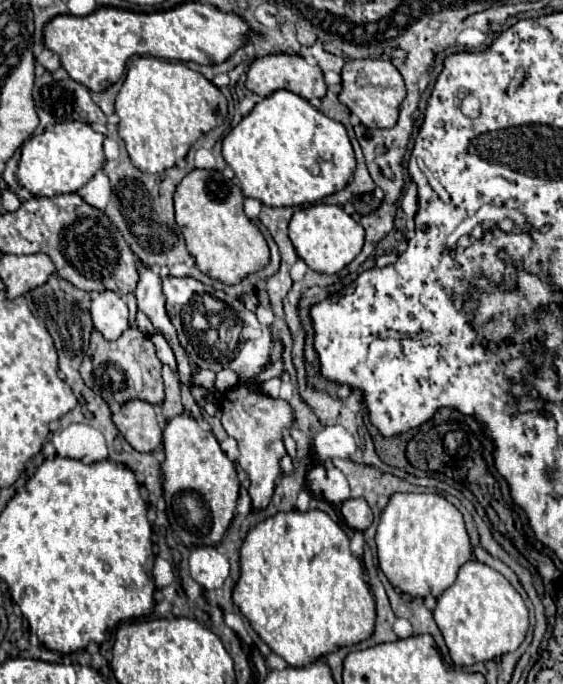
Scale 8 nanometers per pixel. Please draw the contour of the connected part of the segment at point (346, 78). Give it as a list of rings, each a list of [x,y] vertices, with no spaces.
[[[353,59],[343,67],[343,89],[339,101],[355,113],[365,127],[389,129],[399,119],[399,109],[405,99],[405,81],[391,61],[381,59]]]

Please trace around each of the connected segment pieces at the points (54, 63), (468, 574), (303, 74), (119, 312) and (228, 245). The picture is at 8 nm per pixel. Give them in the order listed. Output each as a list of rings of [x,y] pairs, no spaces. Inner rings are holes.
[[[43,49],[41,55],[37,57],[37,61],[39,61],[39,63],[41,63],[49,73],[53,73],[53,71],[57,71],[57,69],[61,67],[59,57],[57,57],[53,51],[49,51],[49,49]]]
[[[467,561],[459,569],[457,581],[437,597],[433,617],[445,637],[453,663],[463,667],[515,651],[529,629],[523,597],[501,573],[479,561]]]
[[[281,53],[281,55],[267,55],[261,59],[255,59],[253,65],[247,71],[247,89],[251,89],[253,93],[257,93],[259,97],[269,97],[271,93],[279,91],[279,89],[287,89],[303,99],[323,99],[327,93],[327,85],[323,81],[323,71],[317,65],[311,65],[309,61],[305,61],[301,55],[289,55],[289,53]]]
[[[113,291],[95,293],[91,299],[89,313],[91,313],[95,329],[105,339],[117,339],[125,329],[129,329],[127,305],[123,303],[121,295]]]
[[[191,171],[175,191],[175,217],[185,237],[187,249],[203,275],[237,285],[251,273],[261,271],[269,263],[269,247],[263,233],[243,213],[245,195],[235,181],[229,181],[221,171]]]

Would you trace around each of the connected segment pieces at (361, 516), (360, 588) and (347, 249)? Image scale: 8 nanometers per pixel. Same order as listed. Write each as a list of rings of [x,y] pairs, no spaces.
[[[347,499],[341,505],[341,515],[347,525],[357,531],[365,531],[373,521],[373,511],[365,499]]]
[[[309,509],[305,513],[301,511],[287,511],[287,513],[277,513],[273,517],[267,517],[265,521],[257,523],[255,527],[251,527],[247,531],[247,537],[241,545],[241,577],[233,589],[233,603],[241,609],[241,615],[249,619],[251,627],[257,631],[257,635],[271,647],[273,653],[277,653],[279,657],[283,657],[291,667],[305,667],[313,661],[317,661],[319,657],[327,655],[327,653],[333,653],[341,647],[347,647],[347,645],[355,645],[363,639],[369,639],[371,633],[373,633],[373,627],[375,627],[375,597],[371,593],[371,589],[367,587],[365,579],[363,579],[363,565],[361,565],[361,559],[355,557],[349,549],[349,537],[347,533],[325,513],[325,511],[319,511],[319,509]]]
[[[311,205],[299,209],[289,223],[289,239],[295,247],[295,253],[307,263],[309,269],[323,275],[333,275],[349,265],[359,255],[363,237],[363,227],[337,205]]]

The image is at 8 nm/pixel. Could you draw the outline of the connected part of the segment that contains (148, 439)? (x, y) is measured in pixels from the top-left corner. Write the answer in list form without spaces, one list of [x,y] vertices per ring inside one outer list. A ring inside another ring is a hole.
[[[135,399],[125,403],[121,411],[113,415],[113,423],[127,443],[141,453],[153,453],[163,443],[163,431],[157,423],[155,407],[147,401]]]

